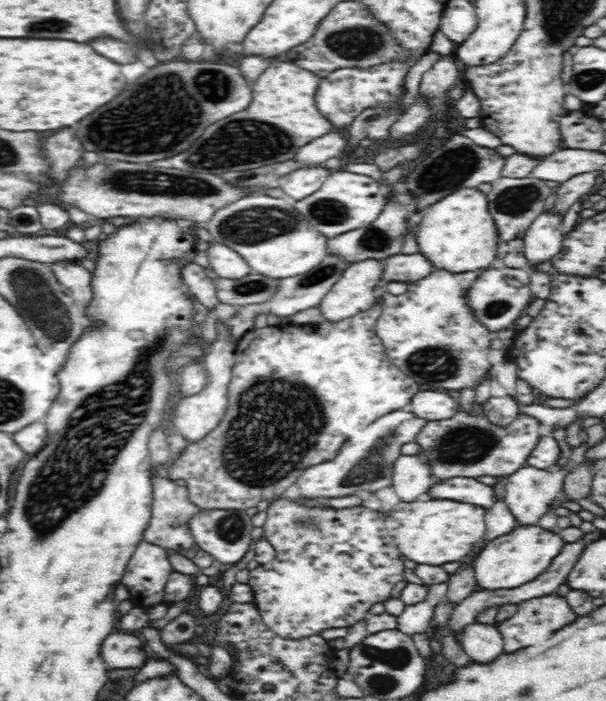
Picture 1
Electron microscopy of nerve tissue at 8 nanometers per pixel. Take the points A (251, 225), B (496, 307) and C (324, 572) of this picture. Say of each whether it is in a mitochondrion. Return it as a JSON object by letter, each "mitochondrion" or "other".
{"A":"mitochondrion","B":"mitochondrion","C":"other"}

